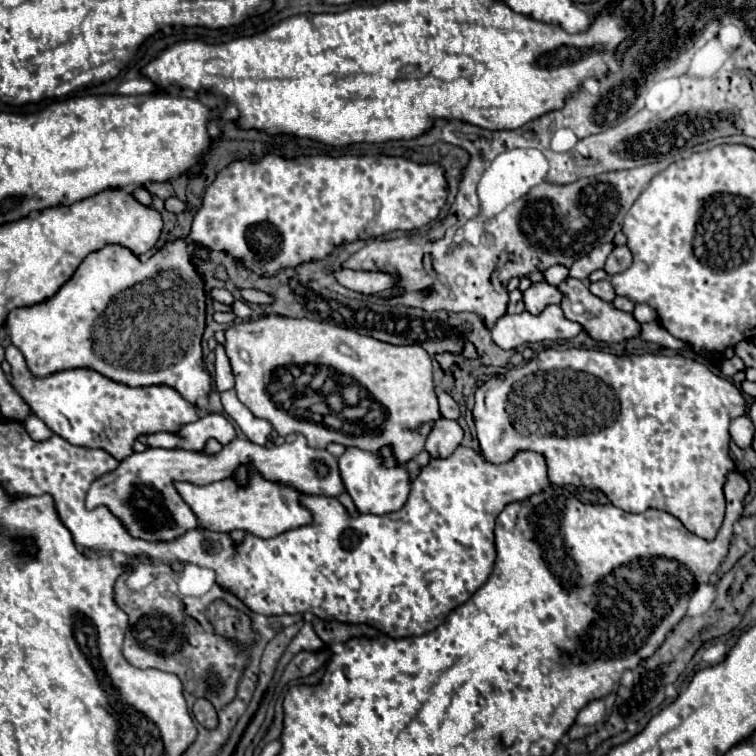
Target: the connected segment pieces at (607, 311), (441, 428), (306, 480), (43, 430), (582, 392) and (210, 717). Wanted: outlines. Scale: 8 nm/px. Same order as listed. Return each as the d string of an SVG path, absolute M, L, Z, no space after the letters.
M569 276L557 288L563 294L563 300L561 300L559 306L565 312L565 318L569 318L573 322L579 322L583 326L583 330L593 340L601 340L601 342L607 342L607 344L617 344L617 342L623 342L623 340L637 338L641 334L641 324L635 320L633 314L623 312L623 310L617 310L611 302L605 302L599 296L593 296L589 292L589 286L585 282Z
M439 418L425 442L425 450L431 454L431 458L445 458L453 454L453 450L461 444L463 440L463 430L457 424L457 420L447 420Z
M303 434L293 442L283 446L257 446L249 440L235 438L221 452L187 452L187 450L165 450L165 448L147 448L145 452L135 452L119 462L117 470L97 478L87 492L87 510L97 506L107 506L129 530L131 536L143 540L175 540L185 534L189 528L195 528L197 516L185 504L181 494L175 488L175 482L189 482L195 486L207 486L217 480L235 478L239 468L251 466L253 472L261 474L265 480L295 488L303 494L323 494L339 496L343 492L343 482L337 468L337 458L325 448L311 448Z
M29 416L27 420L25 420L25 428L27 428L27 432L29 432L29 436L33 438L33 440L47 440L53 432L45 426L45 422L41 420L41 418L37 418L37 416Z
M570 348L567 350L541 350L533 360L529 360L525 366L509 370L503 378L495 380L487 392L485 392L485 408L475 408L475 426L477 426L477 440L481 444L481 452L487 462L493 464L505 464L513 460L513 456L521 450L531 450L545 456L547 470L549 470L549 482L555 486L587 486L597 488L605 492L609 502L625 512L641 514L647 508L657 508L673 514L683 522L687 530L697 534L699 538L713 540L721 528L723 514L725 514L725 494L723 486L727 482L729 472L735 470L735 462L729 456L729 422L737 416L745 414L745 400L741 390L731 384L725 378L719 378L705 362L699 362L695 358L687 358L683 354L677 356L655 356L655 354L643 354L643 356L613 356L601 350L588 350L584 348Z
M197 700L195 706L193 706L193 714L195 714L197 722L203 724L205 728L215 728L217 726L217 712L209 704L209 700Z

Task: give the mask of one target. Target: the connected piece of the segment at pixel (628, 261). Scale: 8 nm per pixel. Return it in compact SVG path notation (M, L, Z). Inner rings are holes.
M615 246L613 252L609 254L607 262L605 262L605 272L607 276L613 276L613 274L619 274L623 270L627 270L632 264L631 250L627 246Z

